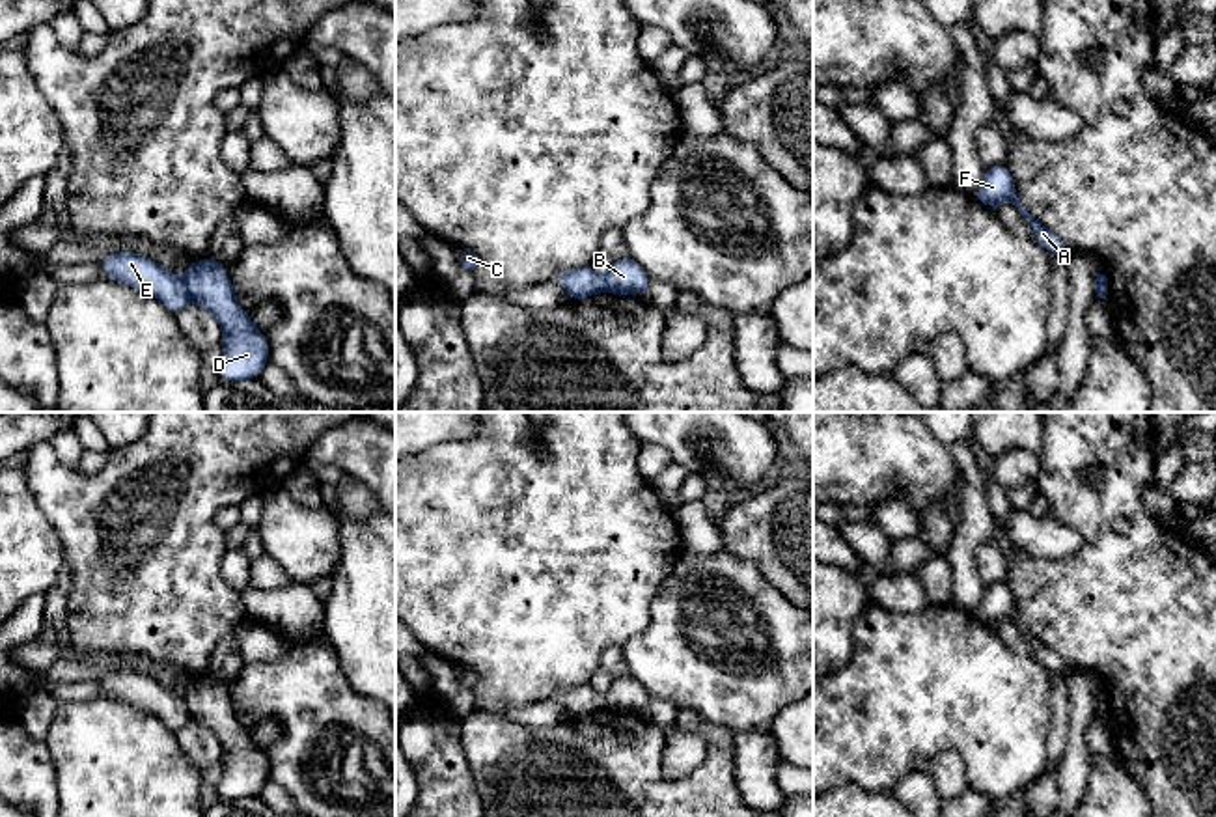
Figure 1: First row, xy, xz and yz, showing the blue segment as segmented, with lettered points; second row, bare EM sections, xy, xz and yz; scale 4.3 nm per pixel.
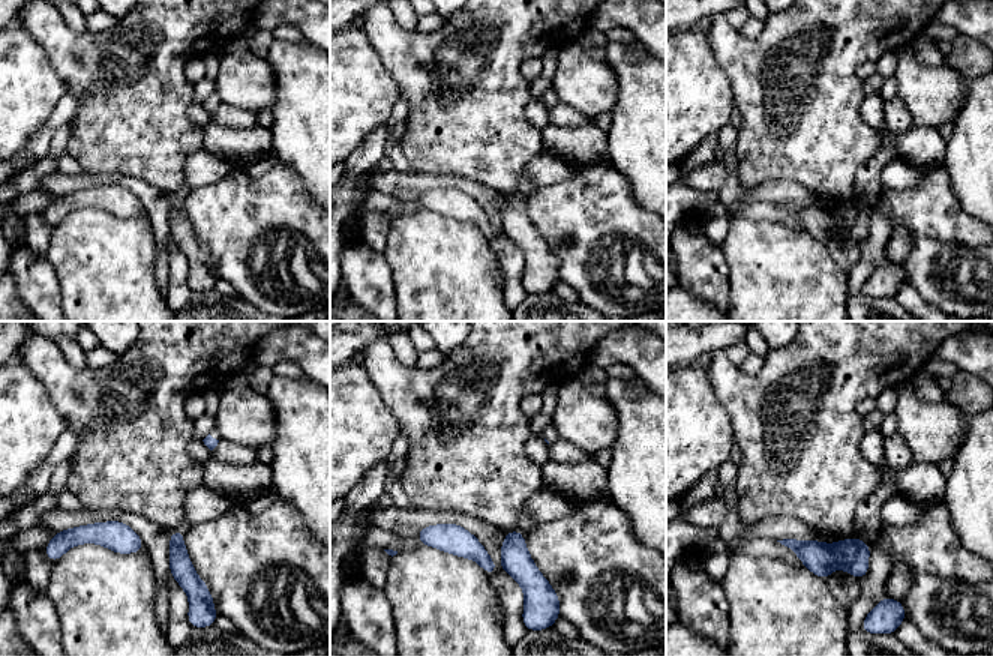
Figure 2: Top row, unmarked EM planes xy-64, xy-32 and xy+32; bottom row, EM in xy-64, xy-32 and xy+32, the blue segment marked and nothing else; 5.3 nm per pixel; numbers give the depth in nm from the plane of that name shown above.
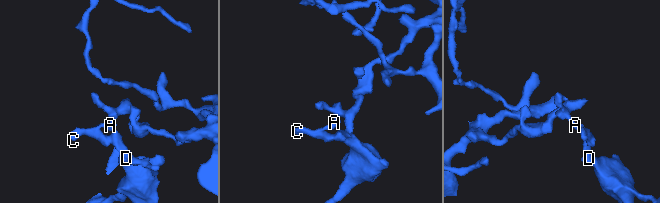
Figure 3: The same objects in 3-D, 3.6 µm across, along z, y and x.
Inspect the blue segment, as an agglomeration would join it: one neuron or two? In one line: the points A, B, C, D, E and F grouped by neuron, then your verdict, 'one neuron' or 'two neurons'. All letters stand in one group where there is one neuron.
A C E F / B D | two neurons

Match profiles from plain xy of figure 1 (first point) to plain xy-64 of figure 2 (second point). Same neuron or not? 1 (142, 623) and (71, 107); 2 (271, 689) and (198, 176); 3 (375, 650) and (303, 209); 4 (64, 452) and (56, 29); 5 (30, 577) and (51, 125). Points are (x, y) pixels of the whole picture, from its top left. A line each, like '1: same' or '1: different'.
1: different
2: different
3: different
4: different
5: different

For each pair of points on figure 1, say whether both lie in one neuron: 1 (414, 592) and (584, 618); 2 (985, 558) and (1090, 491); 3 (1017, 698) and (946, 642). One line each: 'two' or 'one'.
1: one
2: two
3: one

